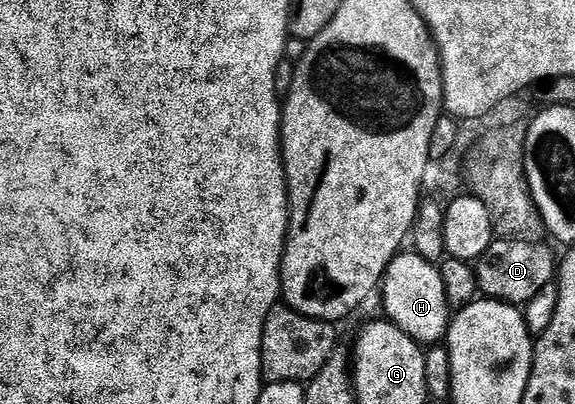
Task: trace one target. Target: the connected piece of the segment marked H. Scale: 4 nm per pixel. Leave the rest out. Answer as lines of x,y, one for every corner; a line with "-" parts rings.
399,252
390,261
390,266
386,269
386,276
380,283
380,295
382,294
382,306
386,309
385,317
399,326
409,338
414,339
419,344
438,344
445,339
446,331
450,329
452,321
452,307
446,300
444,292
444,280
442,271
435,263
422,259
415,252

